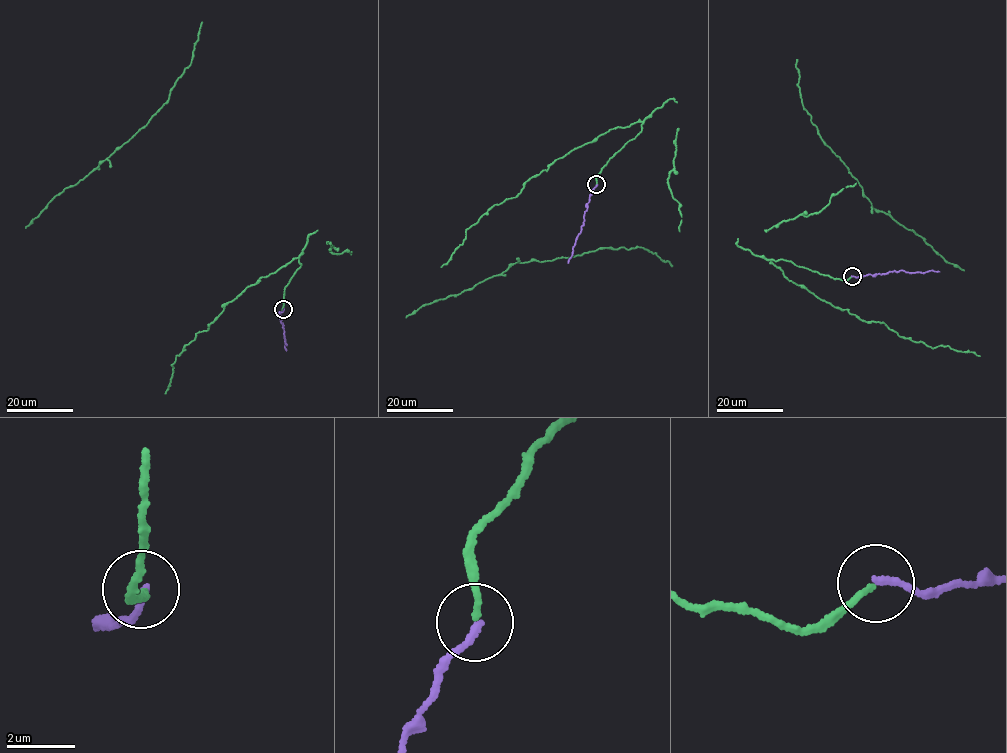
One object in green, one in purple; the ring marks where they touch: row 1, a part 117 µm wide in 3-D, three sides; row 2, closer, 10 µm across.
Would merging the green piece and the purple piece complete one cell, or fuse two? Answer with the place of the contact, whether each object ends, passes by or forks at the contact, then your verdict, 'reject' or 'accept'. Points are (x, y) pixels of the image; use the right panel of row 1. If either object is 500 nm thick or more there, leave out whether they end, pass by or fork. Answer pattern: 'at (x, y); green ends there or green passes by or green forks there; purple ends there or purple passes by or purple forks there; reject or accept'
at (852, 276); green ends there; purple ends there; accept

